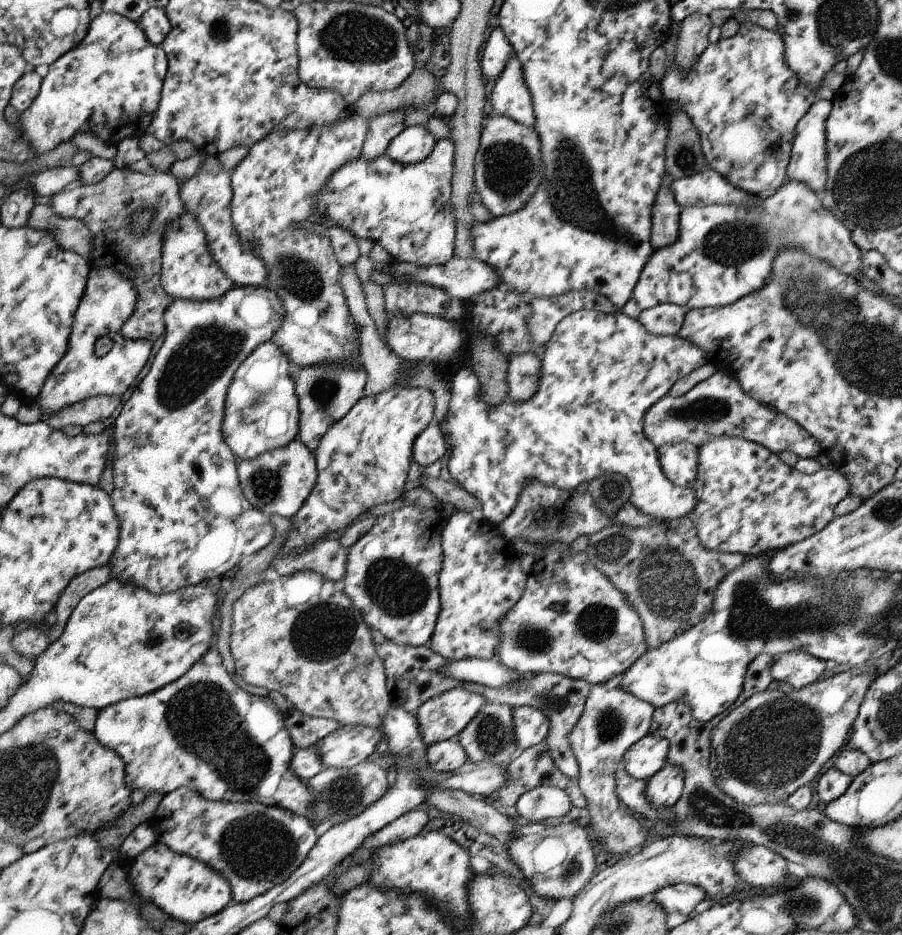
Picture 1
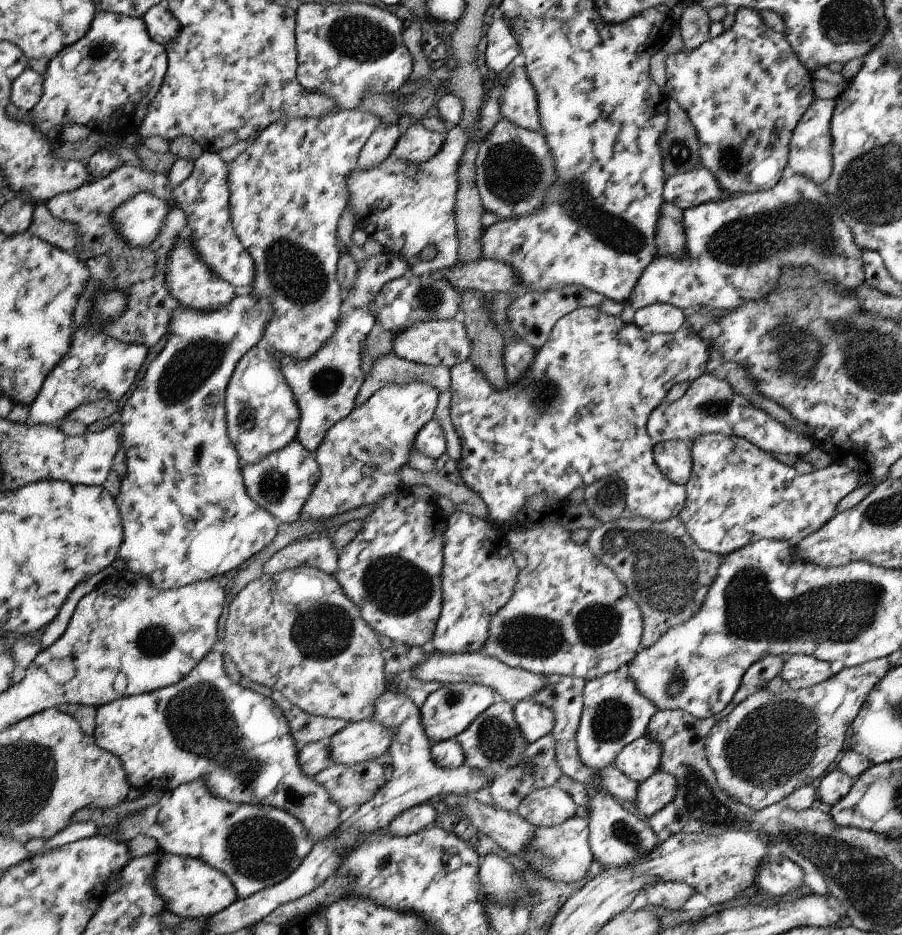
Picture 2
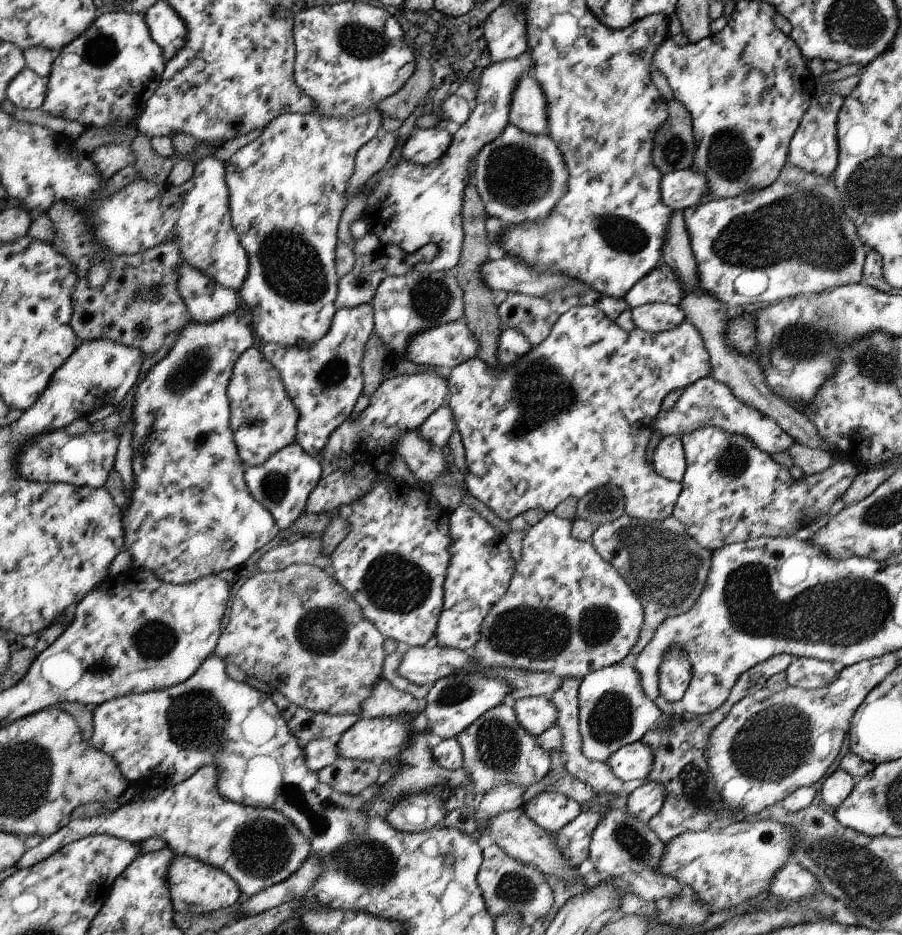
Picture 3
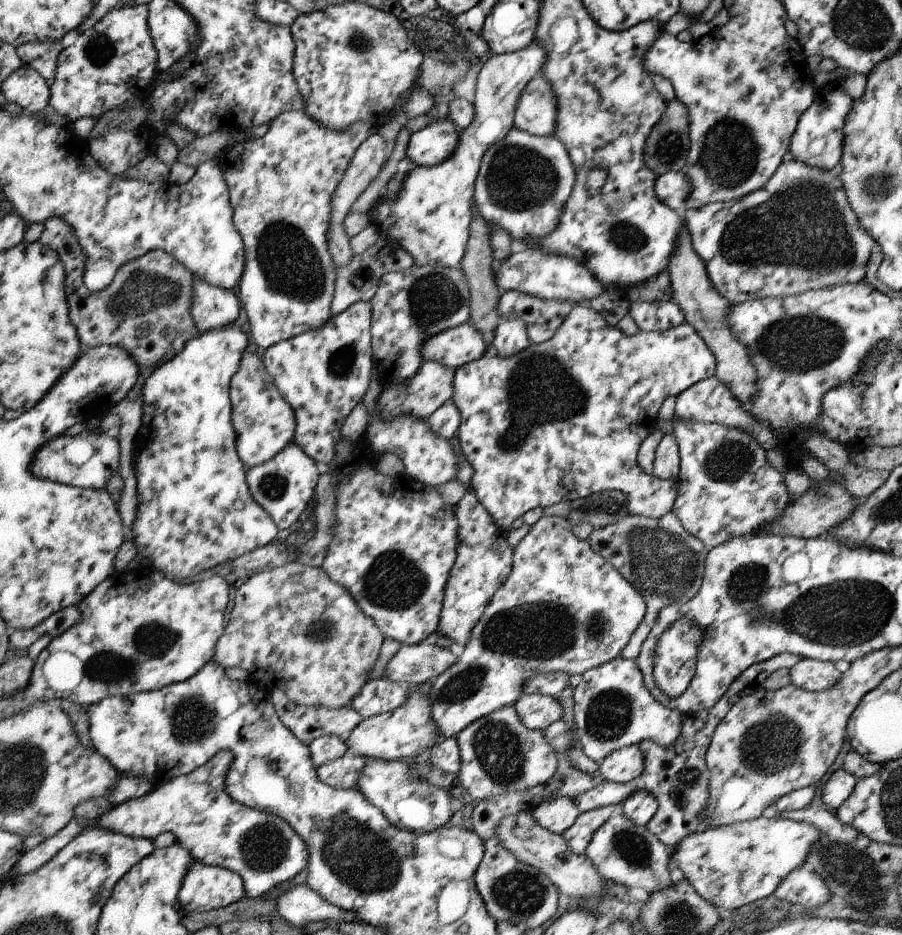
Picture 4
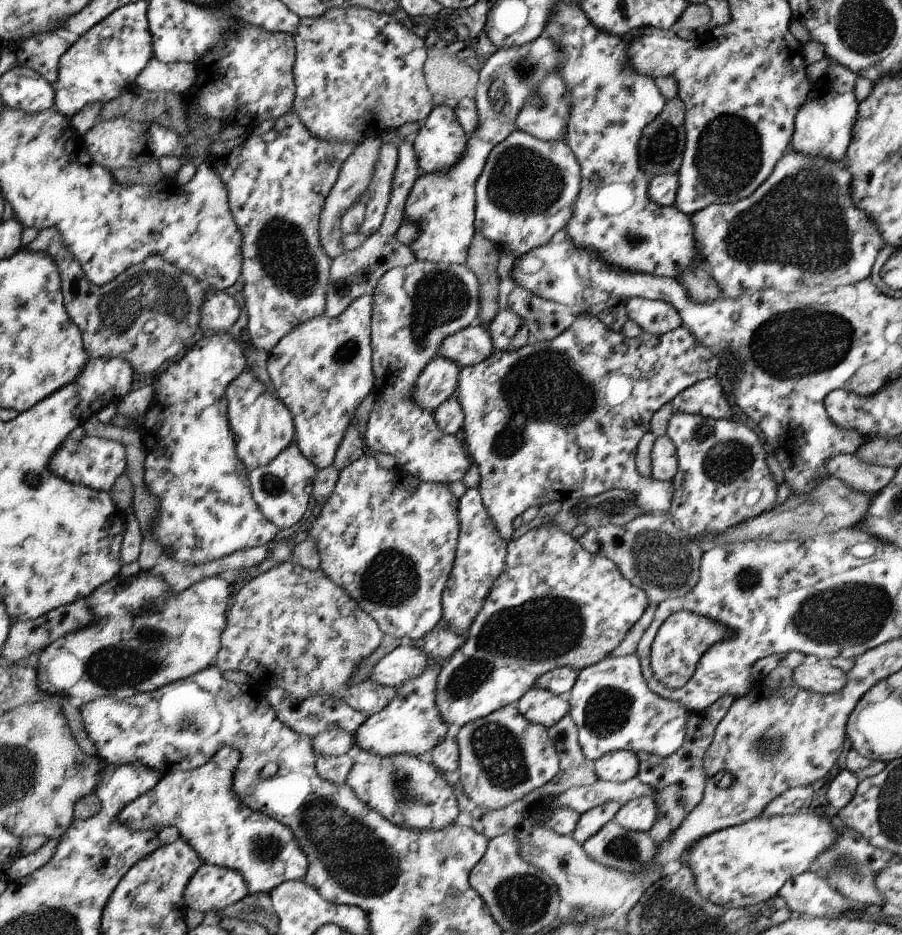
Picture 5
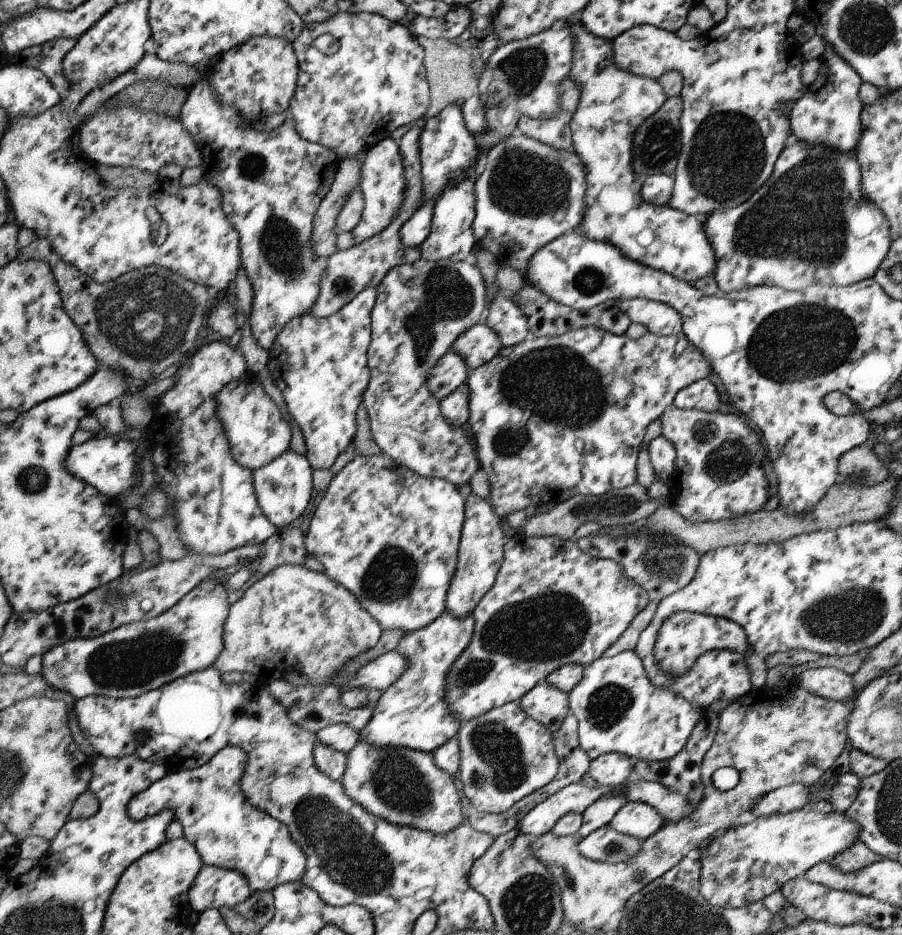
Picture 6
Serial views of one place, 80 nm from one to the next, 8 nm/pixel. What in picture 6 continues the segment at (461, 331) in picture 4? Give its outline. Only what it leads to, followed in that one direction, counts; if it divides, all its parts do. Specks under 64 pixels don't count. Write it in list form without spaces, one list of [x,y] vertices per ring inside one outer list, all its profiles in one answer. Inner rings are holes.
[[[477,323],[455,341],[451,348],[467,360],[471,371],[491,363],[503,351],[503,340],[490,325]]]

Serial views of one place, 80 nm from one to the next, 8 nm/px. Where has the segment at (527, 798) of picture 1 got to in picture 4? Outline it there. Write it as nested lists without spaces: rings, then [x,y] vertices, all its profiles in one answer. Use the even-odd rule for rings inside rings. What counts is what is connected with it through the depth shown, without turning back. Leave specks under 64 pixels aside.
[[[565,795],[536,804],[530,812],[540,826],[555,834],[564,834],[581,814],[571,797]]]

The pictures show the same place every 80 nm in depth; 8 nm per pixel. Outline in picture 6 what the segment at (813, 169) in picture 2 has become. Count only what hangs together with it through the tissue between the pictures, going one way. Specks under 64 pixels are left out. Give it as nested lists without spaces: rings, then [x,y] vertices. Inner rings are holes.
[[[823,40],[824,52],[821,60],[818,77],[810,86],[806,87],[804,96],[800,98],[790,112],[791,133],[797,140],[804,140],[808,144],[826,144],[828,148],[838,148],[840,152],[849,152],[859,146],[863,138],[863,102],[859,96],[859,90],[863,86],[862,78],[858,70],[852,68],[850,64],[830,44],[828,40]]]

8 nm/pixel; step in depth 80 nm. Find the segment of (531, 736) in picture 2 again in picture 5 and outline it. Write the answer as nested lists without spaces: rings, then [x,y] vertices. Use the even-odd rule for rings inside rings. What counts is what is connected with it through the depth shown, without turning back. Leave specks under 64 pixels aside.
[[[532,688],[517,702],[520,713],[532,724],[550,729],[569,715],[570,702],[544,688]]]

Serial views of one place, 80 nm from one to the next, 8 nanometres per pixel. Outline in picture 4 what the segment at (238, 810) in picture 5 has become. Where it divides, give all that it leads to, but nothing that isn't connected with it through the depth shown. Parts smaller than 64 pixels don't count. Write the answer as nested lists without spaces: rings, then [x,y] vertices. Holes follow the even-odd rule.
[[[232,750],[221,751],[213,759],[208,760],[208,763],[196,768],[196,771],[190,772],[188,775],[176,776],[139,798],[128,800],[128,802],[120,804],[120,806],[112,807],[109,812],[99,817],[98,820],[86,821],[77,817],[74,818],[63,832],[47,839],[38,848],[27,851],[20,863],[15,867],[12,876],[24,876],[38,872],[64,850],[68,844],[72,844],[72,840],[78,838],[80,832],[86,826],[100,824],[100,828],[108,828],[112,832],[122,832],[126,836],[139,838],[156,839],[159,834],[170,832],[176,838],[174,843],[188,848],[188,852],[192,852],[195,861],[220,866],[240,874],[240,877],[243,878],[247,897],[258,898],[258,896],[265,896],[274,888],[292,881],[296,876],[301,877],[305,874],[310,863],[310,851],[307,849],[307,844],[303,838],[291,828],[291,825],[286,820],[275,816],[274,813],[249,808],[231,798],[230,794],[226,792],[226,784],[232,762],[234,762]]]

